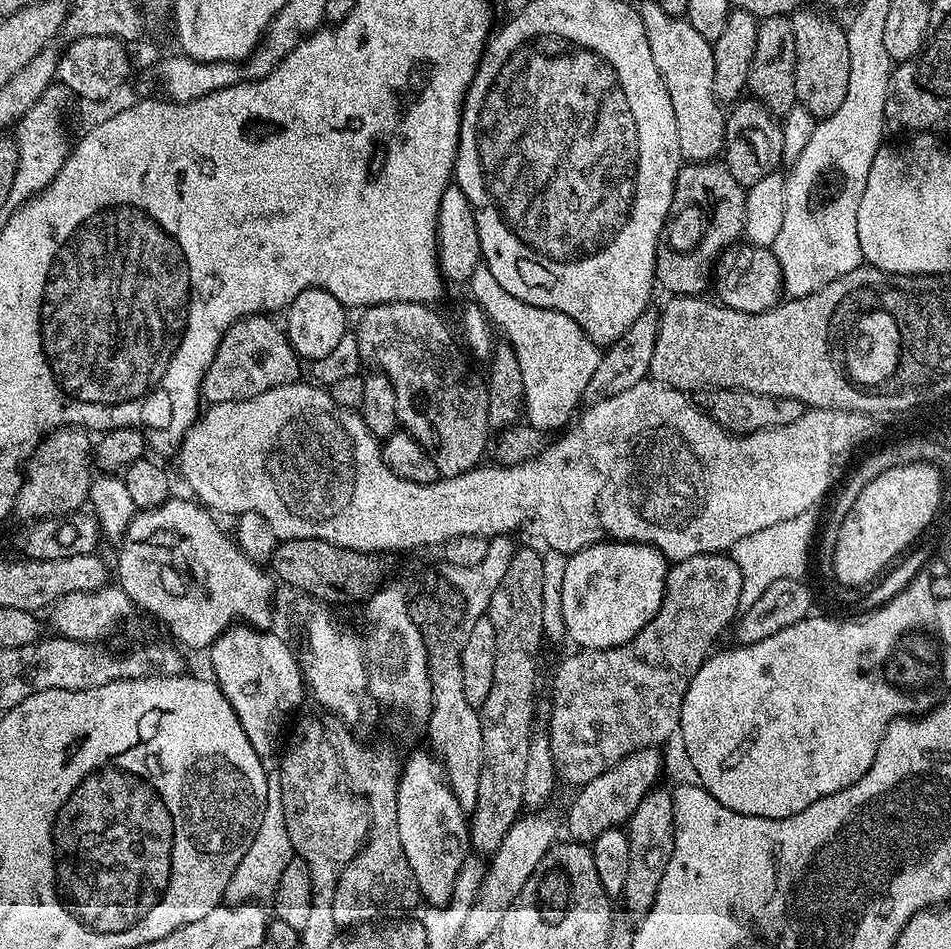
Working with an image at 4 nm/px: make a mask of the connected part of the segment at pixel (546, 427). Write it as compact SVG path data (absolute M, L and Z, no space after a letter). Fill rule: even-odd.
M477 268L475 279L480 280L482 287L492 291L492 301L486 304L487 315L499 331L500 328L504 331L503 339L513 347L514 355L518 358L525 386L527 423L546 434L563 429L581 407L586 386L600 362L601 349L589 336L585 336L582 326L578 326L574 318L566 318L566 314L561 312L548 312L545 308L524 304L497 288L494 274L490 274L488 268Z

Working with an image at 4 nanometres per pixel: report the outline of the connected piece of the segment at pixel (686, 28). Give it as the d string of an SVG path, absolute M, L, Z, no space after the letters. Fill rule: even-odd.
M655 2L639 5L640 17L646 26L646 42L650 42L650 54L654 54L654 66L662 74L666 94L670 94L670 106L674 106L674 118L678 122L678 146L680 155L688 162L712 162L724 150L725 109L714 94L714 50L712 41L702 38L694 26L683 16L671 16Z

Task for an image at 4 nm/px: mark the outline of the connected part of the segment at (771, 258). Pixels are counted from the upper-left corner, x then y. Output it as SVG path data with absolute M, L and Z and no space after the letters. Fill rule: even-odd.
M747 242L737 243L720 253L714 264L714 292L715 288L719 303L746 314L758 314L775 308L785 295L782 270L771 248Z

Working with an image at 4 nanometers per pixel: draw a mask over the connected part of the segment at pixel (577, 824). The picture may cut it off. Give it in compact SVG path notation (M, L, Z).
M654 747L631 752L622 758L622 762L606 770L606 774L598 774L594 782L583 784L568 808L568 832L572 835L569 837L576 842L591 842L606 830L627 825L634 810L638 810L638 802L642 802L642 798L661 783L660 771L664 768L664 760L660 751L659 747Z

